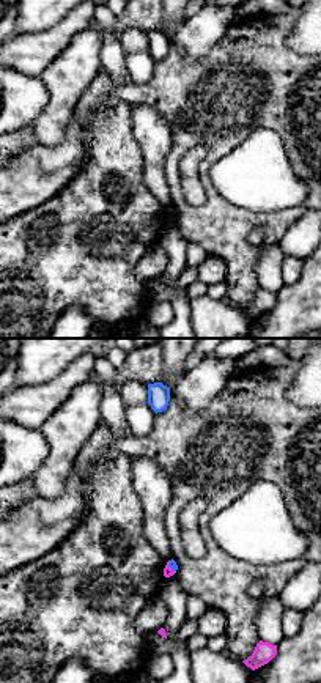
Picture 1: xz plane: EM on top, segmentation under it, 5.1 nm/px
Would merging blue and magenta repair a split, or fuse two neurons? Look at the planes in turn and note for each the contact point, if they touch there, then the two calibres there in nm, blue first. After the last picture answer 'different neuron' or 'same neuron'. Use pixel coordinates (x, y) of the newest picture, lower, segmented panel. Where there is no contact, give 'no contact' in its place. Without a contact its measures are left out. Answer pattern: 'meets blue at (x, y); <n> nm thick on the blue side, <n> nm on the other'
meets blue at (170, 567); 50 nm thick on the blue side, 50 nm on the other

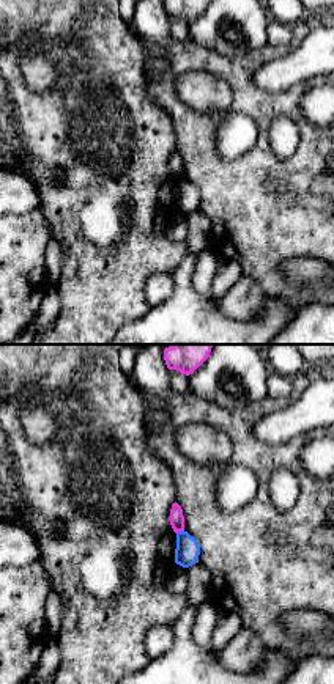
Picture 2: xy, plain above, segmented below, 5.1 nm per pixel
meets blue at (180, 532); 130 nm thick on the blue side, 80 nm on the other

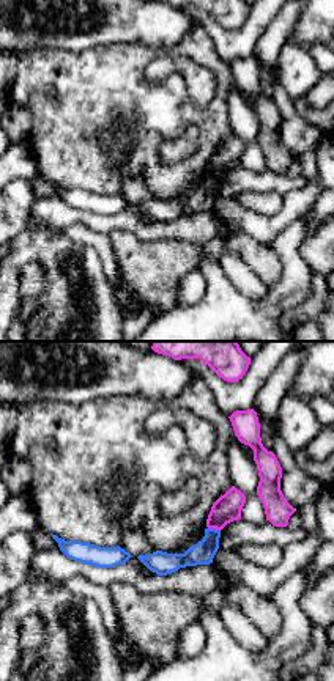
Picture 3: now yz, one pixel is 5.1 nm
meets blue at (215, 529); 120 nm thick on the blue side, 140 nm on the other

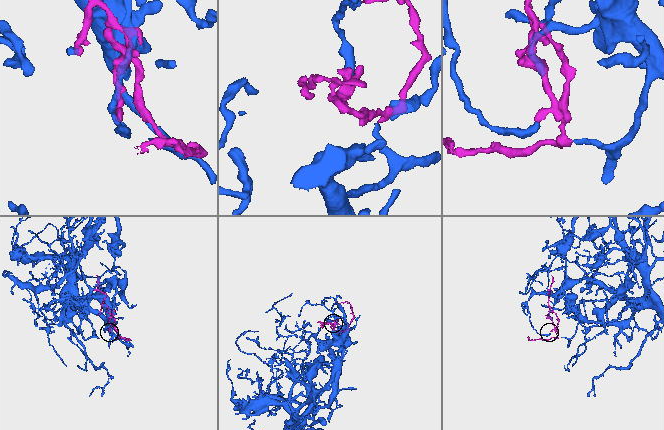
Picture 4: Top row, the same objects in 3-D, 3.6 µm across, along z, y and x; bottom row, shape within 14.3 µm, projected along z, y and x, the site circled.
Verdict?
different neuron

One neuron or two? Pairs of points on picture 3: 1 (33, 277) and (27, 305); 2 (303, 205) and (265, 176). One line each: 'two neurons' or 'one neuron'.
1: one neuron
2: two neurons

